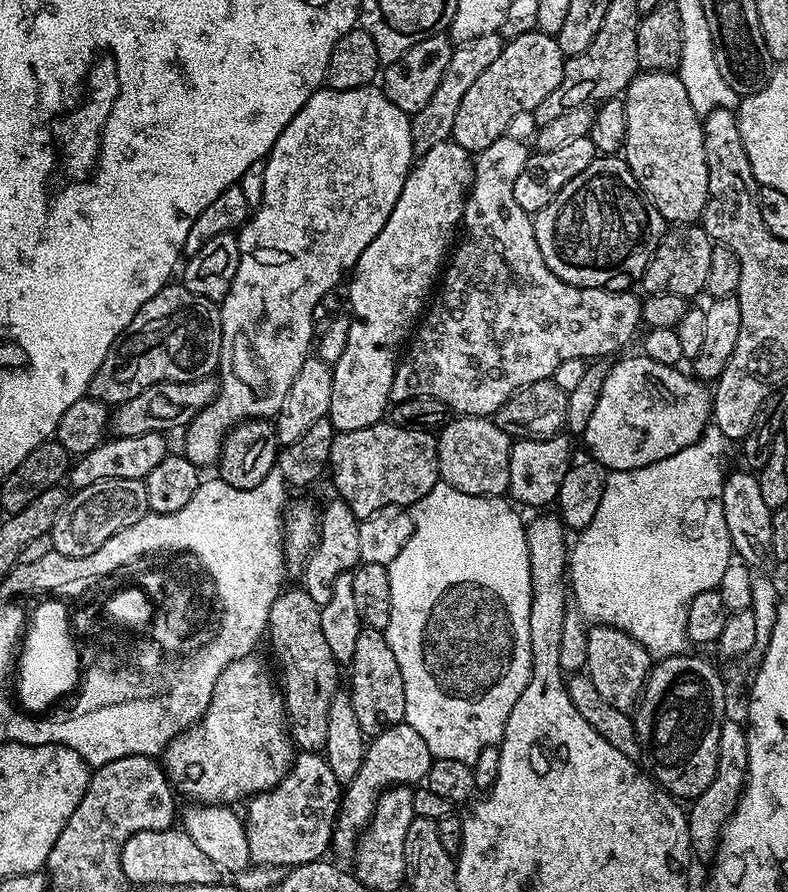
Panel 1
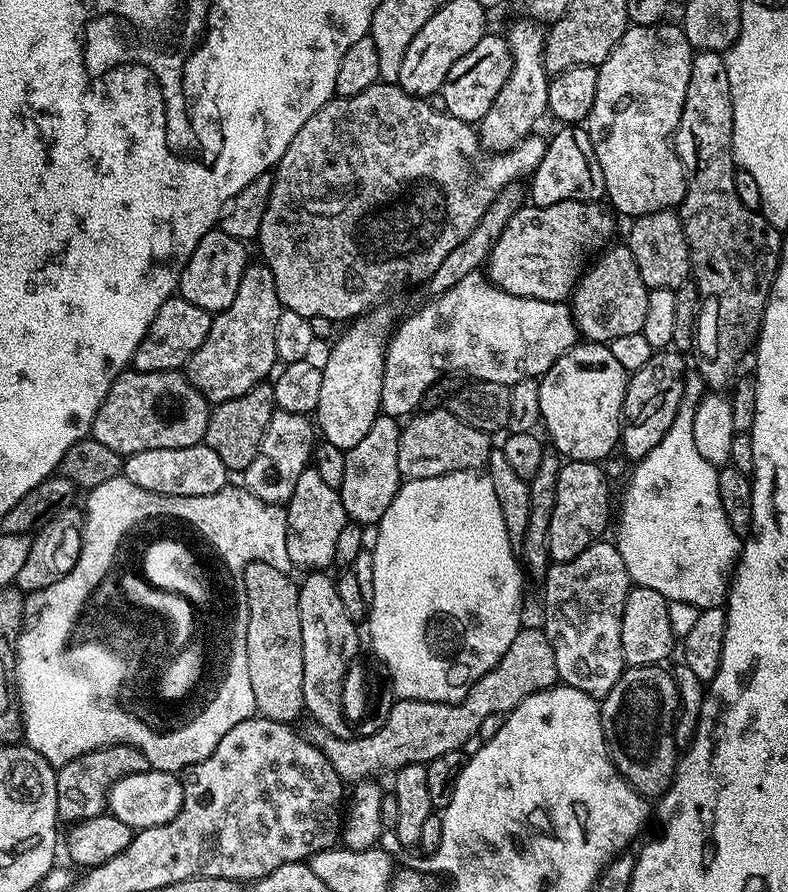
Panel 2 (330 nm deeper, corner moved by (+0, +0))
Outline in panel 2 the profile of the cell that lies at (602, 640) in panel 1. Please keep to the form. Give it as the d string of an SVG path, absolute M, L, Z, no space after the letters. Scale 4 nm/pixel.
M604 543L591 544L582 550L582 554L578 554L578 558L570 558L570 562L553 563L552 569L544 576L544 600L552 611L548 616L552 623L550 639L556 649L560 680L569 688L577 688L597 698L608 695L626 667L622 654L622 610L630 587L622 554L616 549L615 543Z

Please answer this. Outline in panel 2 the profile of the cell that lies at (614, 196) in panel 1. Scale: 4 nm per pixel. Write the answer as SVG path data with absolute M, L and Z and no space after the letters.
M567 200L558 202L554 206L542 206L541 208L521 206L508 219L502 234L492 247L492 254L486 261L492 270L490 278L493 283L499 285L500 288L505 288L507 292L515 296L529 296L535 300L567 301L573 295L583 275L586 266L584 256L594 252L603 253L613 243L611 240L612 235L616 232L615 219L617 220L617 217L603 203L586 200Z

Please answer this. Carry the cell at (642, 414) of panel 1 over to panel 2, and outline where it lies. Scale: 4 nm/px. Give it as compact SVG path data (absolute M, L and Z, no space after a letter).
M580 342L575 348L569 350L566 354L562 354L562 358L558 358L558 362L554 362L554 366L550 366L550 370L539 377L538 383L540 386L540 418L543 427L548 427L548 432L552 435L552 445L555 451L561 457L568 460L590 460L593 462L604 462L604 459L611 454L612 451L617 451L618 445L622 440L622 417L624 414L624 395L628 392L629 373L624 371L622 365L614 359L611 347L604 342Z

